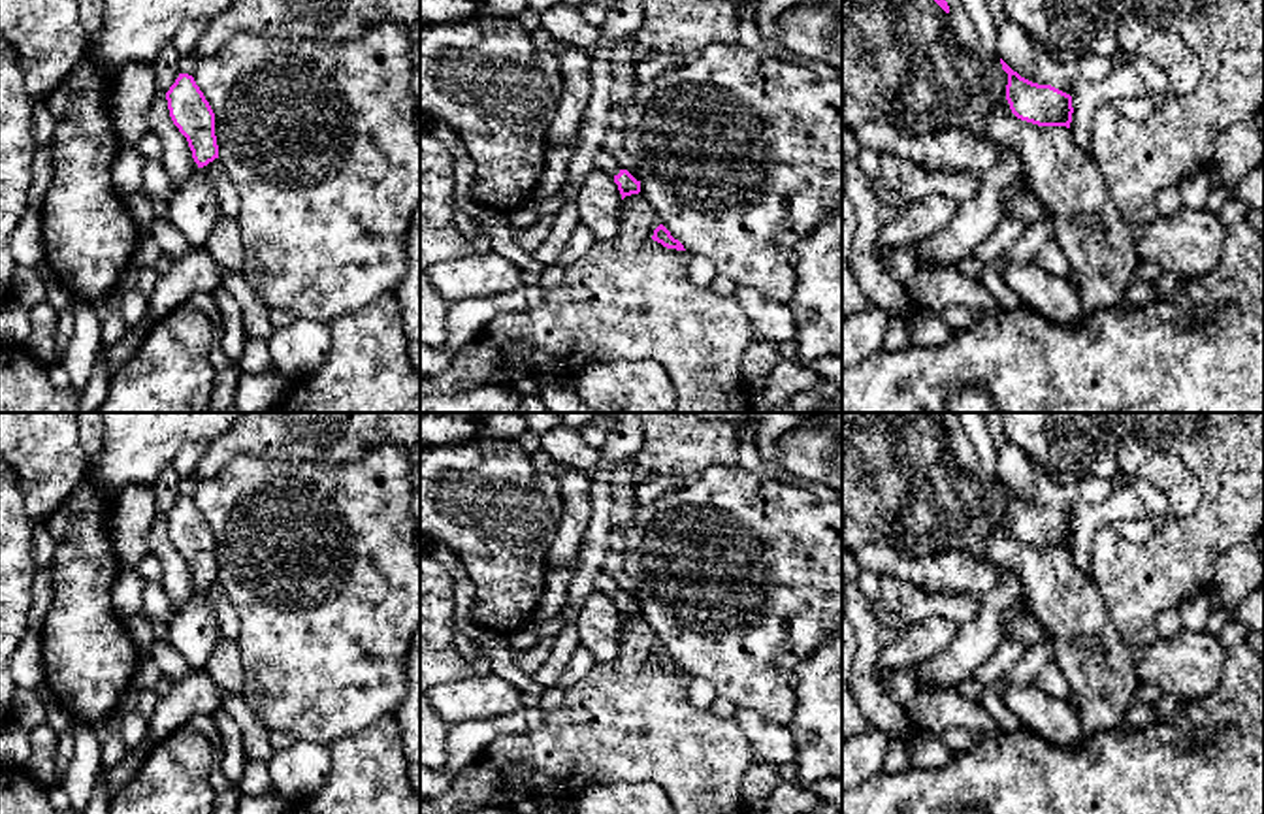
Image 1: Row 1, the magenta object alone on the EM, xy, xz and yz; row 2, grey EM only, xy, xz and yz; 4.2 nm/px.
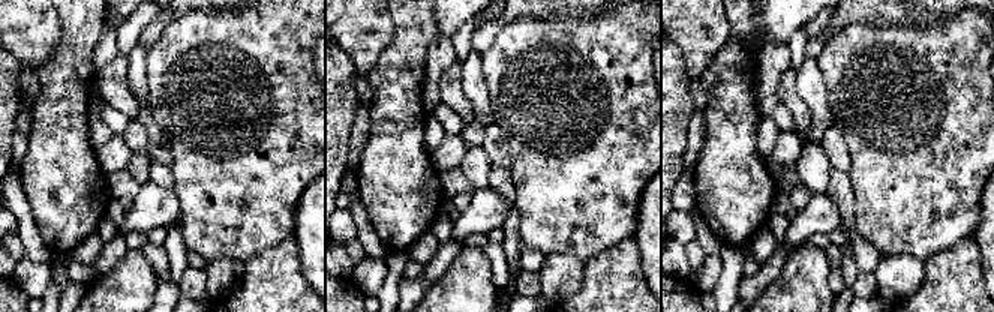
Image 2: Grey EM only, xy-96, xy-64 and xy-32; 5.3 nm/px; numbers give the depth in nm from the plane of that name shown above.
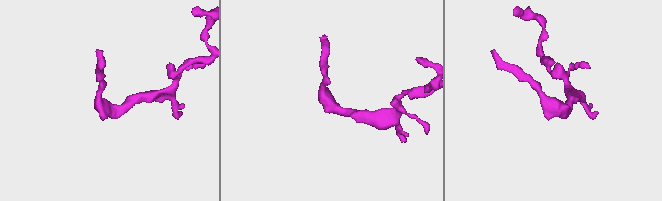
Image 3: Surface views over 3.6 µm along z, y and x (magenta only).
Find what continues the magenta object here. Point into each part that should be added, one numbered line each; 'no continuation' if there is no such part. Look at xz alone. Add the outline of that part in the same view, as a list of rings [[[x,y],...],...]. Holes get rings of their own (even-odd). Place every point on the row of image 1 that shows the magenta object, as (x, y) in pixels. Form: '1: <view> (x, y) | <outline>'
1: xz (603, 161) | [[[603,147],[595,153],[593,168],[597,168],[612,177],[618,175],[622,170],[618,166],[618,162]]]

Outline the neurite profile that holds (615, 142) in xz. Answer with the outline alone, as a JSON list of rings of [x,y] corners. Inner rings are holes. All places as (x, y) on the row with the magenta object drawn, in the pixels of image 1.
[[[608,128],[603,149],[618,162],[622,170],[627,170],[637,181],[640,181],[640,170],[625,149],[625,136],[622,130]]]

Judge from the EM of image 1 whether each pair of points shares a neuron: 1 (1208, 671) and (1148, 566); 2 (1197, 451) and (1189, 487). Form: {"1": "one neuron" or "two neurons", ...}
{"1": "two neurons", "2": "two neurons"}

